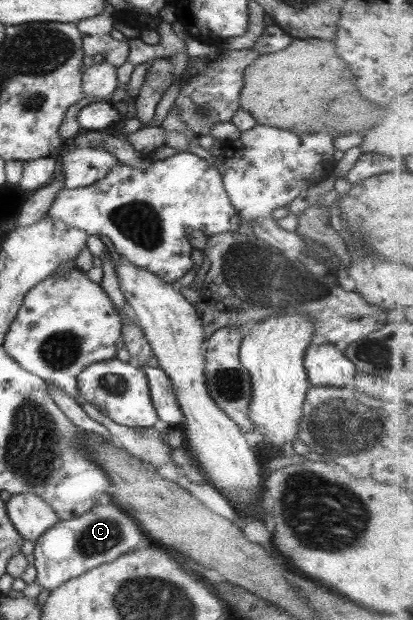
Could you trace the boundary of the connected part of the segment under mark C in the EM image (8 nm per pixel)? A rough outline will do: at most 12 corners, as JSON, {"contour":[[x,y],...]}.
{"contour":[[113,503],[57,520],[34,541],[52,591],[150,545]]}

